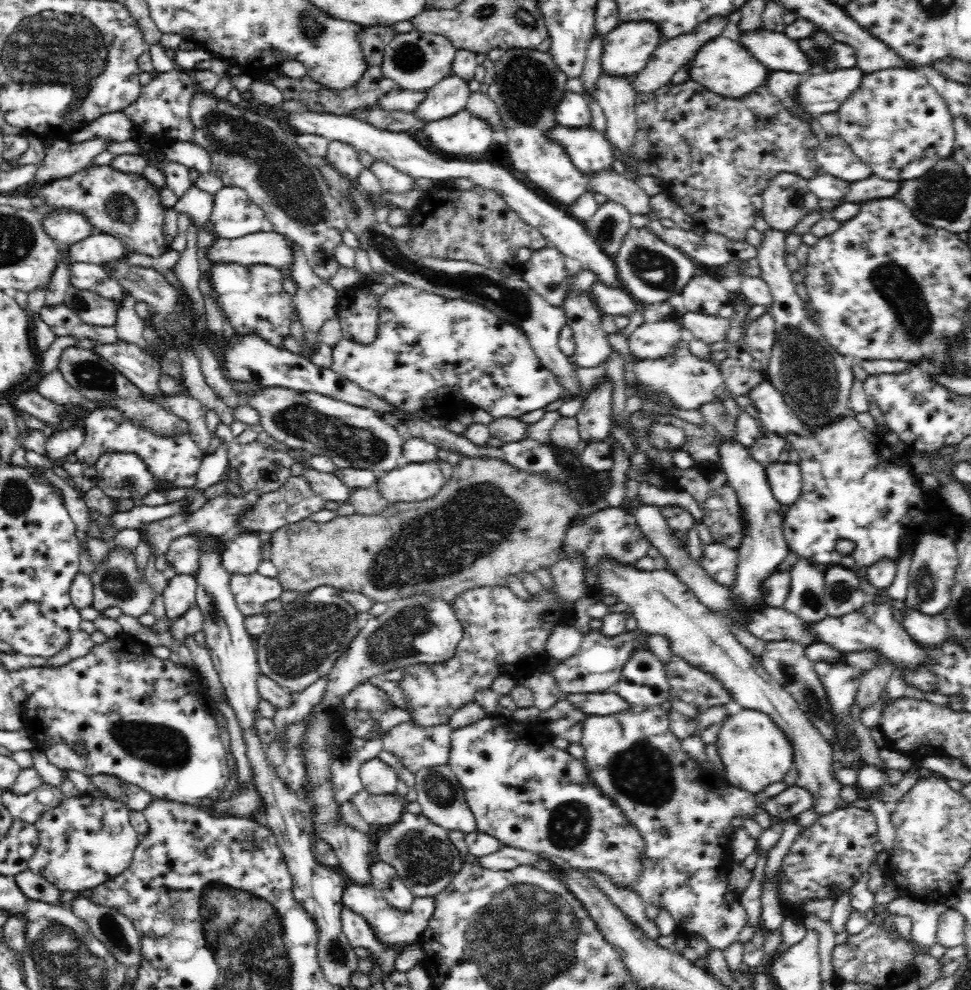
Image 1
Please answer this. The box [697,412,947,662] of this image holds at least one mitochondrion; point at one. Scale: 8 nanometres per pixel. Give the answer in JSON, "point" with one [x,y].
{"point":[924,581]}

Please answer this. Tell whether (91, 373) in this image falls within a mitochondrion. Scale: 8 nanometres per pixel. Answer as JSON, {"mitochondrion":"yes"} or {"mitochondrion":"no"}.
{"mitochondrion":"yes"}

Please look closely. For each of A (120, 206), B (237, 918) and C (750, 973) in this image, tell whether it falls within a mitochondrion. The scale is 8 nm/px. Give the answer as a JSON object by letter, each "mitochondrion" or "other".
{"A":"mitochondrion","B":"mitochondrion","C":"other"}

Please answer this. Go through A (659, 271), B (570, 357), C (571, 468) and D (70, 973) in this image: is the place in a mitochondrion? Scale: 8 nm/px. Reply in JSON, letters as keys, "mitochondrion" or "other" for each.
{"A":"mitochondrion","B":"other","C":"other","D":"mitochondrion"}

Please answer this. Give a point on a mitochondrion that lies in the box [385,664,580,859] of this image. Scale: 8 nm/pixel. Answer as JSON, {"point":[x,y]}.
{"point":[440,789]}

